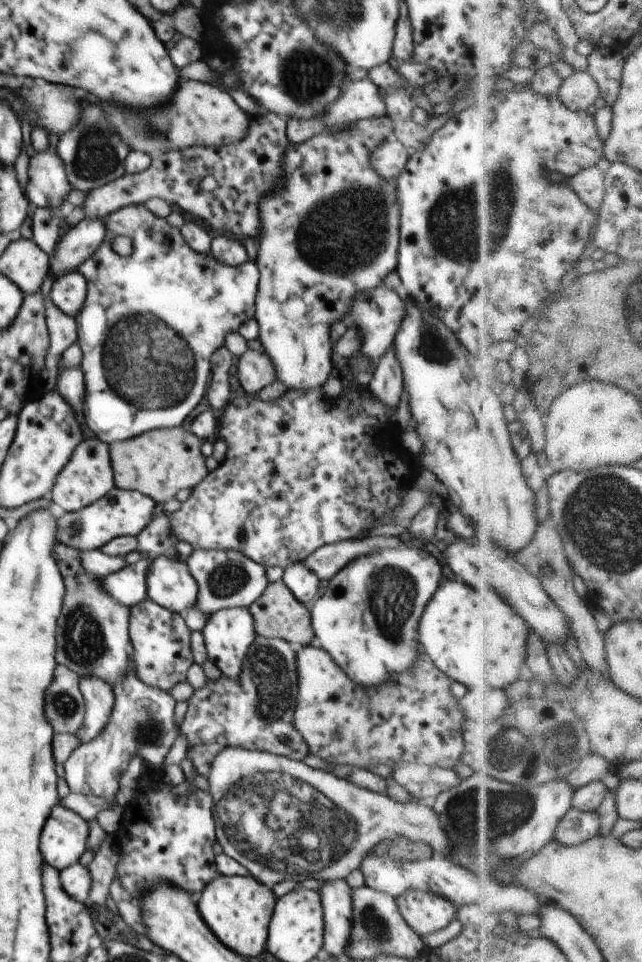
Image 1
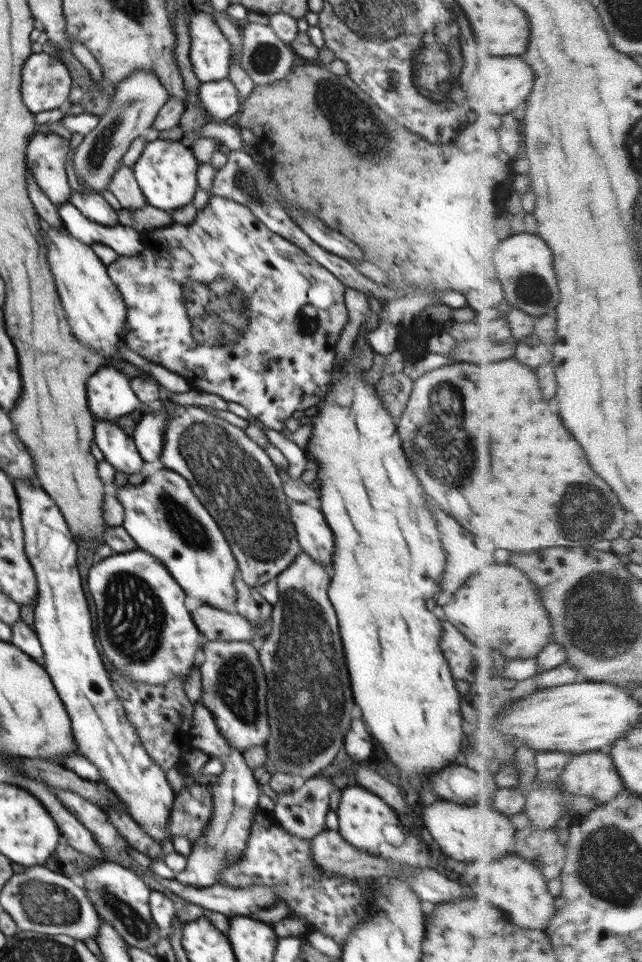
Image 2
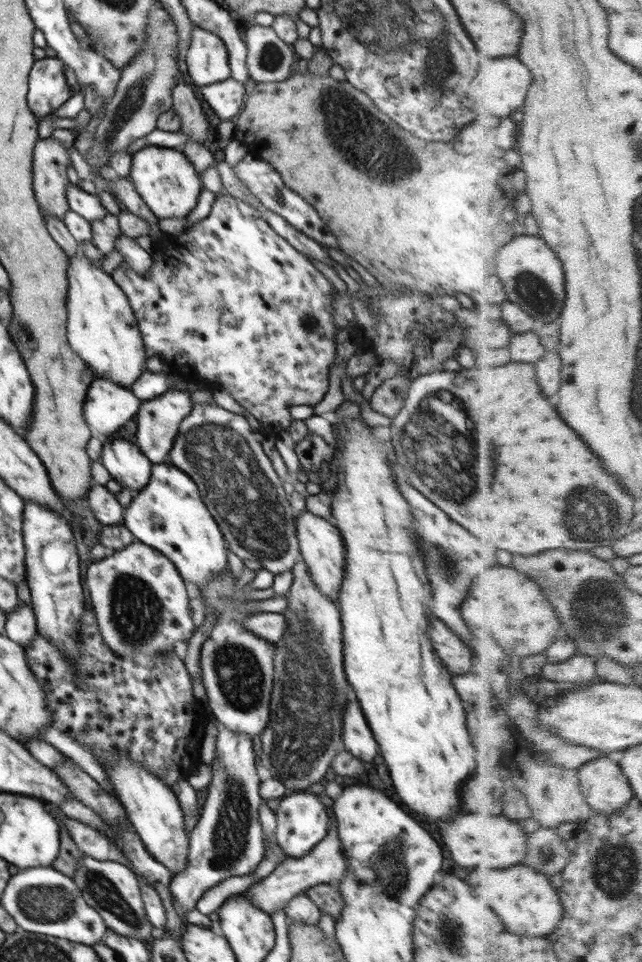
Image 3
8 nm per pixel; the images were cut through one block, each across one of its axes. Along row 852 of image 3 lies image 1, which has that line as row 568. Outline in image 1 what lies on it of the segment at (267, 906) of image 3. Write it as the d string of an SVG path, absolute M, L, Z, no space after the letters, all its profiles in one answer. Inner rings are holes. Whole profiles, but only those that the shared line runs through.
M372 536L361 539L346 540L325 546L320 546L303 561L304 567L314 572L320 581L330 581L342 568L345 568L354 558L366 556L374 550L400 548L405 544L399 537Z

